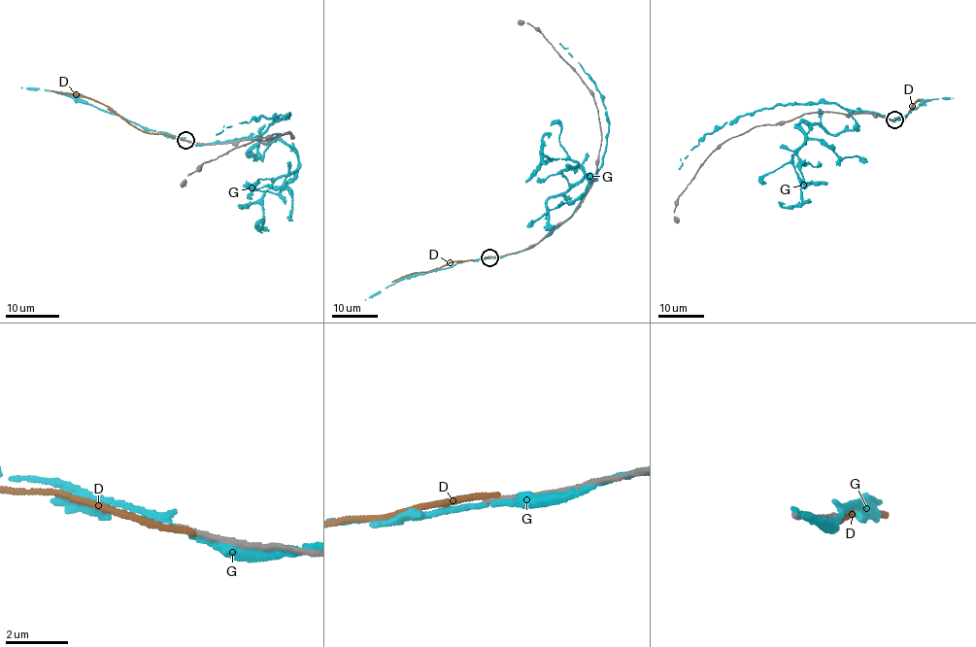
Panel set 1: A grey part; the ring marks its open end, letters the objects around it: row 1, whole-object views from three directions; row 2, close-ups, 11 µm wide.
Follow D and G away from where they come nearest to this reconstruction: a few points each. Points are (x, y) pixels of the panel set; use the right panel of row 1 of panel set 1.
D: (893, 119), (904, 120), (916, 101), (931, 99)
G: (895, 119), (892, 120), (871, 111), (841, 108), (834, 103), (780, 105), (716, 126), (681, 160), (679, 170)

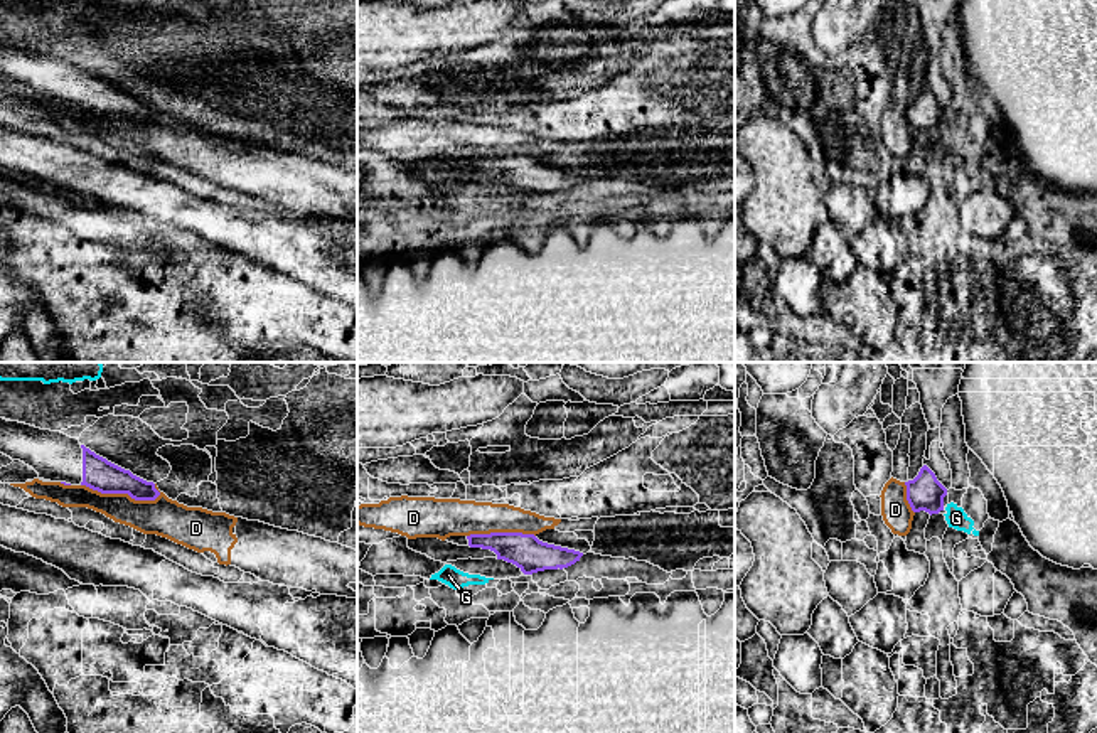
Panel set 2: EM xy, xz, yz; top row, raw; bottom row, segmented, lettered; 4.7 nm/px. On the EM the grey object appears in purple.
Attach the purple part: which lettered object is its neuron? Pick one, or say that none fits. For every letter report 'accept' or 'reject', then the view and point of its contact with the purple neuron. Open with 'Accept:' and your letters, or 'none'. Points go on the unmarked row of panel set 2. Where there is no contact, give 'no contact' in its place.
Accept: none
D: reject; meets purple in xy at (122, 115)
G: reject; no contact

